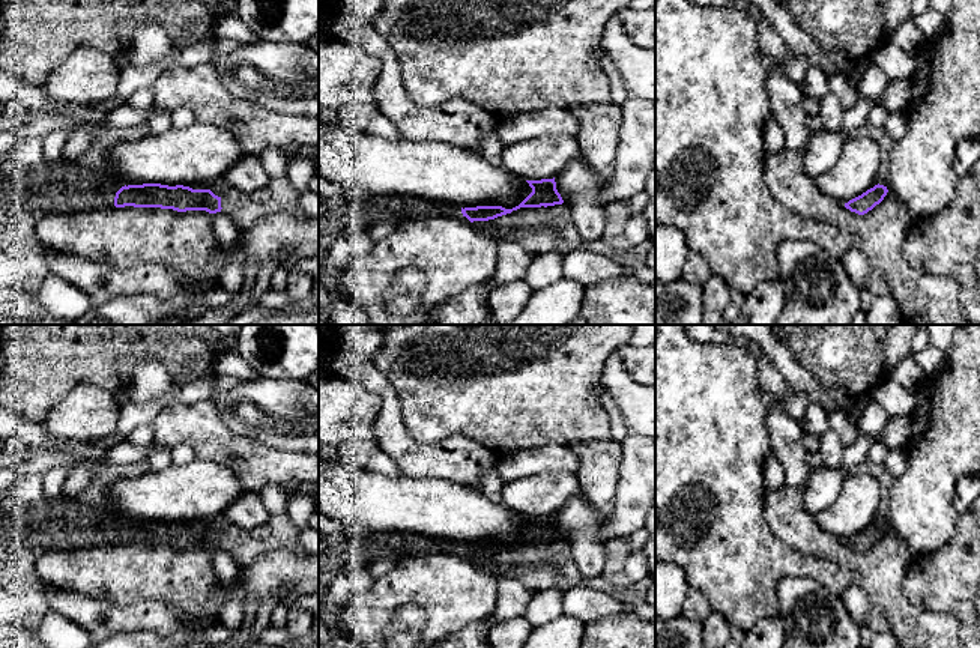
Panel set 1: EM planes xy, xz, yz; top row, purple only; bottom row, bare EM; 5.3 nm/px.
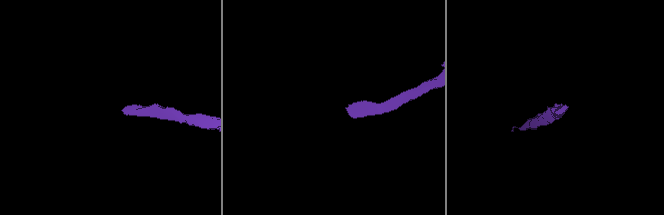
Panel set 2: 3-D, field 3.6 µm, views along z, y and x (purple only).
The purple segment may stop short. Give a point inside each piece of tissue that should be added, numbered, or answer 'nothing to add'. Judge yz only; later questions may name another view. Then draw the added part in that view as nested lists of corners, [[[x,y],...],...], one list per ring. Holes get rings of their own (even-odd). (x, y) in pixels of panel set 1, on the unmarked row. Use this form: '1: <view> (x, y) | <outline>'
1: yz (884, 508) | [[[890,499],[881,501],[878,520],[887,523],[890,516]]]

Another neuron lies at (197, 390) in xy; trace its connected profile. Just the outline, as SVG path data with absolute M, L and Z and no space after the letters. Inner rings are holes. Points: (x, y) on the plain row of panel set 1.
M216 374L206 376L198 380L192 380L180 388L179 400L192 403L204 398L210 398L215 388Z

